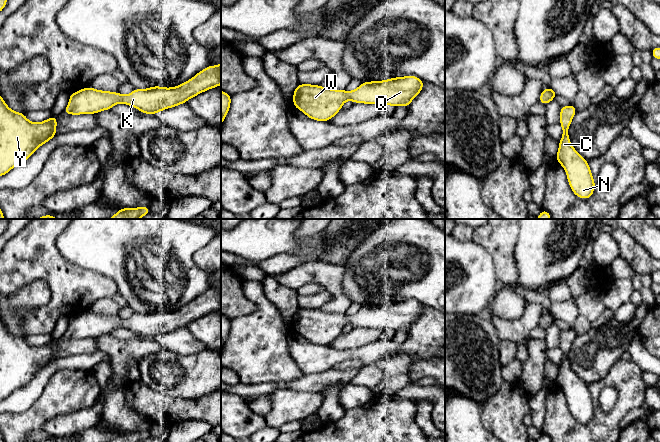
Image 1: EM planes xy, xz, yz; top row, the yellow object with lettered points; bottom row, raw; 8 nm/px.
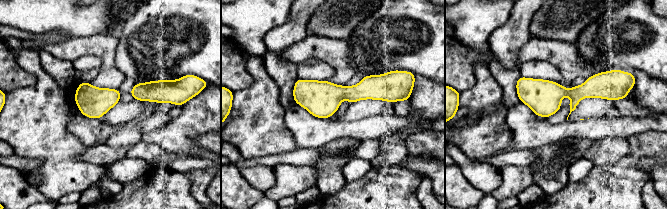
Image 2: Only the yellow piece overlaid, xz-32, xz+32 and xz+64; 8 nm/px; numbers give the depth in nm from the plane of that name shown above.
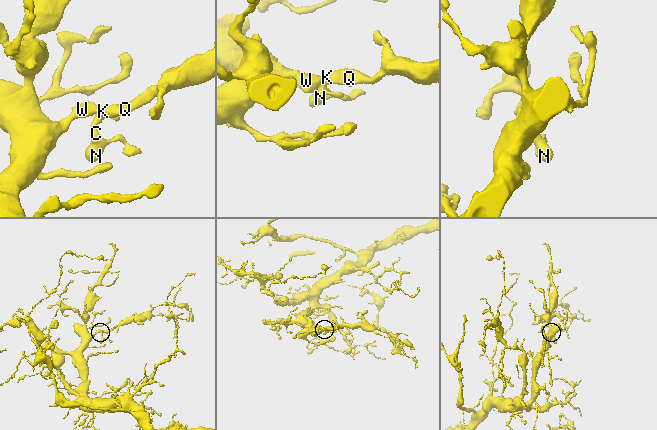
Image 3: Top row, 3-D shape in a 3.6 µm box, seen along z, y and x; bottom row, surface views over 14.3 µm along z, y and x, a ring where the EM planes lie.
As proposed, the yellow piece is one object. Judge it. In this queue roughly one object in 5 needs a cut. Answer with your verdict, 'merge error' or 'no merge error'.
no merge error

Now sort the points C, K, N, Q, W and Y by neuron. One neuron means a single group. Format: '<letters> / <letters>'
C K N Q W Y

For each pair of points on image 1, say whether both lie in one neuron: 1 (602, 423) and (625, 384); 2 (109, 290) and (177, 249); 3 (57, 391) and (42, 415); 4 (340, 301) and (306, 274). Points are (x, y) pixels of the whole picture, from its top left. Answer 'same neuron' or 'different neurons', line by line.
1: same neuron
2: different neurons
3: same neuron
4: same neuron

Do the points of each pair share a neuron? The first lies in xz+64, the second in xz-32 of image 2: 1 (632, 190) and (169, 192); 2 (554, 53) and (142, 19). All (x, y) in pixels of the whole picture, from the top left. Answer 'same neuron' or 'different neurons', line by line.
1: same neuron
2: different neurons

